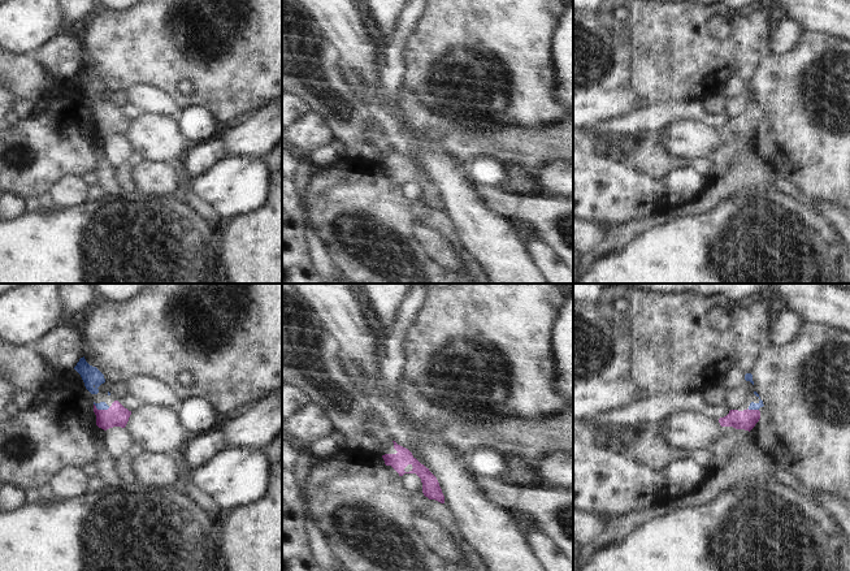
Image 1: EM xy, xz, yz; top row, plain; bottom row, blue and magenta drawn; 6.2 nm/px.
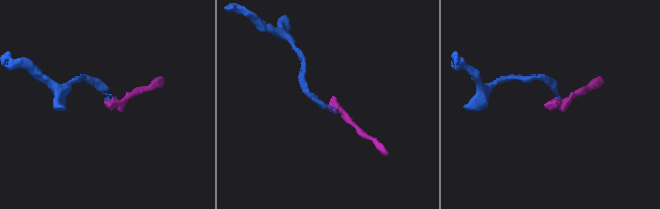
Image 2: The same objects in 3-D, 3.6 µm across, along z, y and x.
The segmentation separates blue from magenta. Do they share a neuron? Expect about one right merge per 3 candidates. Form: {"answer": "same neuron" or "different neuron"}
{"answer": "same neuron"}

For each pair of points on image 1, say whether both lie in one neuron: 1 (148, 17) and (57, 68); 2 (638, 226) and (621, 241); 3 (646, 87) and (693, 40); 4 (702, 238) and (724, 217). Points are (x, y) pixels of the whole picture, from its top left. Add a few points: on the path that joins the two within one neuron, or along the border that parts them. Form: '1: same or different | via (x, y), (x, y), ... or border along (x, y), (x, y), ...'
1: different | border along (79, 37), (86, 63)
2: same | via (634, 228), (625, 237)
3: same | via (658, 76), (681, 52)
4: same | via (707, 234), (719, 223)

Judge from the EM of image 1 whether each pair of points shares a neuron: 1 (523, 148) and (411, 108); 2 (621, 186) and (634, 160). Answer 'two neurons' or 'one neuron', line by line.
1: one neuron
2: two neurons

